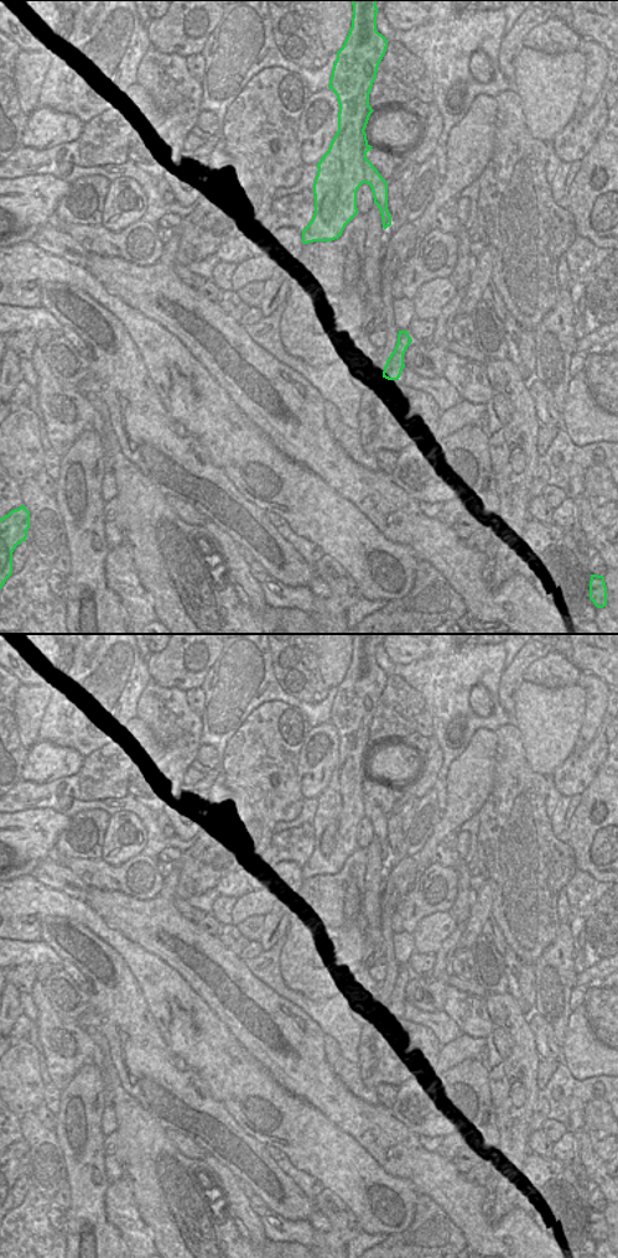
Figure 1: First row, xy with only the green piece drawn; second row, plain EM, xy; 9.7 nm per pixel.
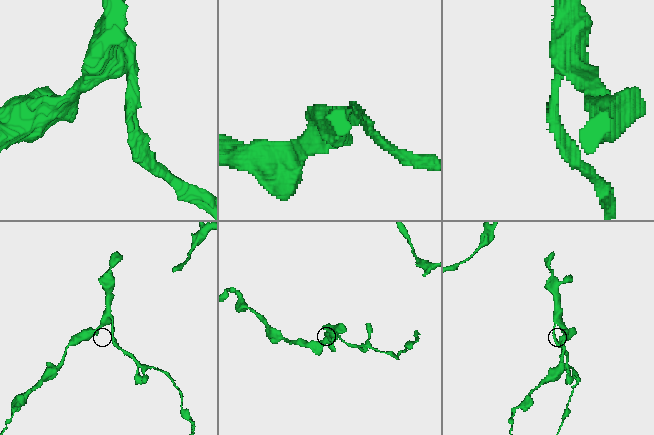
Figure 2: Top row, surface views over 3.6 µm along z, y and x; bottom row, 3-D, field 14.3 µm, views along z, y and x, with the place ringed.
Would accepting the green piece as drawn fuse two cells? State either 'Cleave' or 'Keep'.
Keep

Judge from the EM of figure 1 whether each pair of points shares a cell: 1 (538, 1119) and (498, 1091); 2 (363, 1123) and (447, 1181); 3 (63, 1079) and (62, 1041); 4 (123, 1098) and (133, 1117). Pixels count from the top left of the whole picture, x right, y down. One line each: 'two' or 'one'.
1: two
2: one
3: one
4: one

